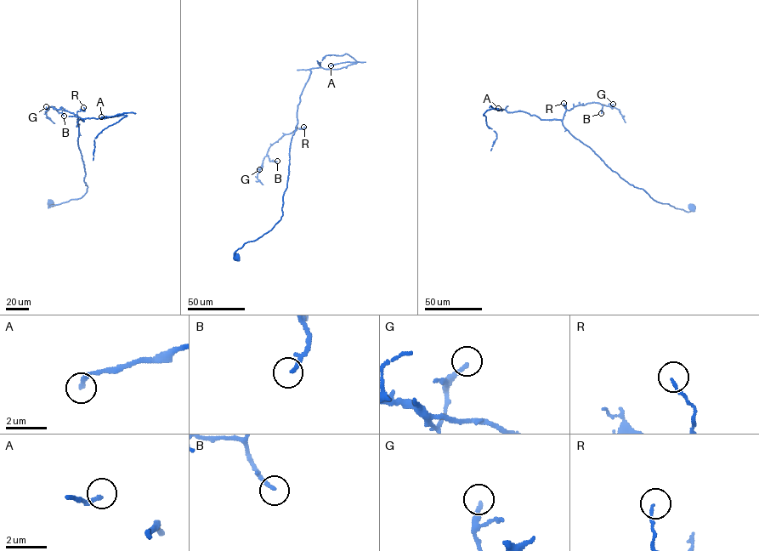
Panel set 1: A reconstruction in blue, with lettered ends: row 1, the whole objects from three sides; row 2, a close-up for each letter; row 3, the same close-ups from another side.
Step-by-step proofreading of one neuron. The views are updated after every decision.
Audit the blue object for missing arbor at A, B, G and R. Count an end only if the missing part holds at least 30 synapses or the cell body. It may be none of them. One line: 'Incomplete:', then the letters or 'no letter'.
Incomplete: no letter

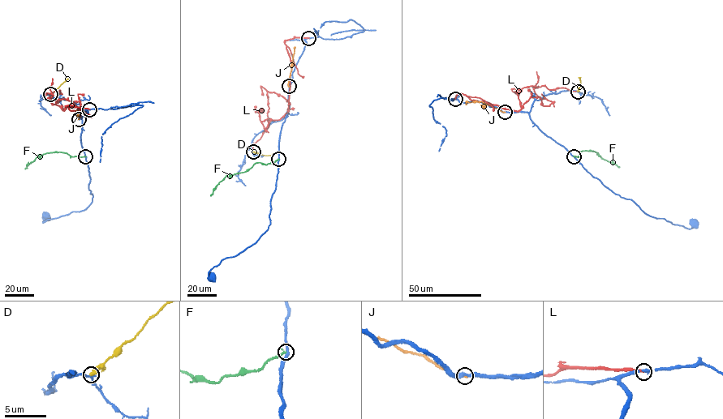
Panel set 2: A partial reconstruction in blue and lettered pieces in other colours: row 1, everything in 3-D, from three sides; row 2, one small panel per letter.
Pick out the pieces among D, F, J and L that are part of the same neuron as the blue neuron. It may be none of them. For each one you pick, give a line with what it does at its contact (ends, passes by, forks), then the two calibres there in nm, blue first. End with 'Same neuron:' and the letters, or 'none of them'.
Same neuron: none of them

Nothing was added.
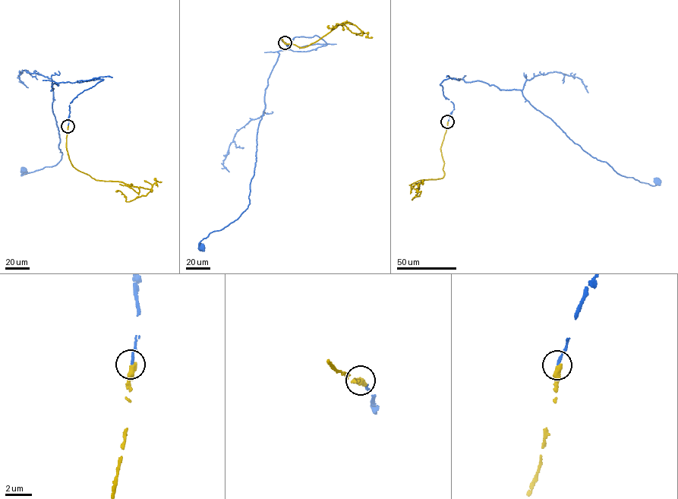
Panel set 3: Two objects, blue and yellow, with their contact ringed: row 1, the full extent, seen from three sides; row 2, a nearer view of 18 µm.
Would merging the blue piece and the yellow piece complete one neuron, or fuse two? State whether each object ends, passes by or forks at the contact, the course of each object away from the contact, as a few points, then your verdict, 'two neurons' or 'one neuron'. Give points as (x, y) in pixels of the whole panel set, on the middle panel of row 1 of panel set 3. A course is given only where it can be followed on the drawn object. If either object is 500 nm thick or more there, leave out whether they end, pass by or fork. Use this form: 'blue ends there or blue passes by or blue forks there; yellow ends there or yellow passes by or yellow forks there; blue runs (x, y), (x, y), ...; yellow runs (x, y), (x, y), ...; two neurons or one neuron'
blue ends there; yellow ends there; blue runs (285, 42), (288, 48), (295, 36), (316, 35), (326, 44), (278, 52), (258, 127), (250, 203), (200, 247); yellow runs (285, 42), (282, 38), (285, 43), (307, 46), (345, 22), (362, 34), (344, 25), (329, 25); one neuron

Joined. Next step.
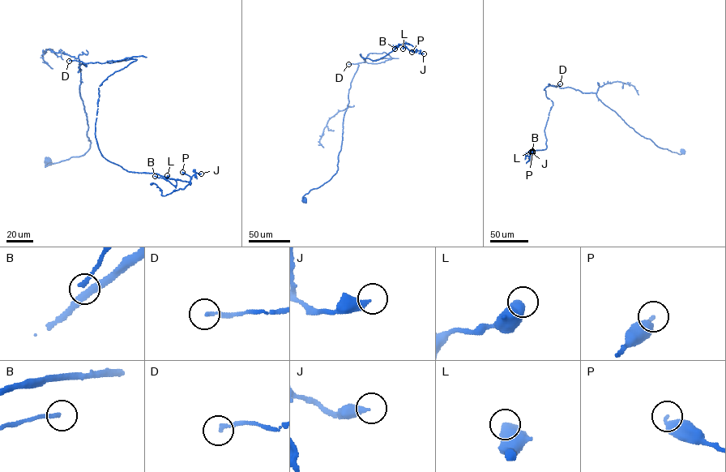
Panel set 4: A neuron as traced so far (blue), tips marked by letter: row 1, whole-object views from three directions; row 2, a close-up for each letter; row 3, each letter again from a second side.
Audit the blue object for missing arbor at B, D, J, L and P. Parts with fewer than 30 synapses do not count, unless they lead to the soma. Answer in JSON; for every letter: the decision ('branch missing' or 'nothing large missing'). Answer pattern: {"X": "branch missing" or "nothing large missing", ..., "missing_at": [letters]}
{"B": "nothing large missing", "D": "branch missing", "J": "nothing large missing", "L": "nothing large missing", "P": "nothing large missing", "missing_at": ["D"]}

